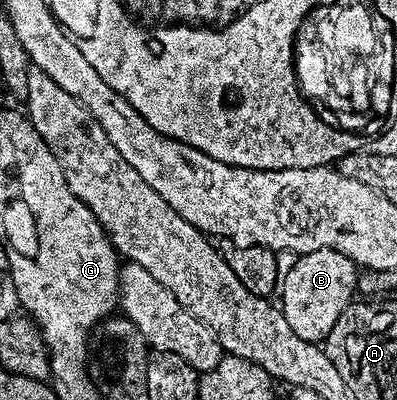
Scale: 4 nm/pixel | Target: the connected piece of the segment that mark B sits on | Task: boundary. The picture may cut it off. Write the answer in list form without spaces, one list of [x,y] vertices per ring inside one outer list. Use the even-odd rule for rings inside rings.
[[[336,251],[311,252],[299,256],[295,262],[288,276],[282,279],[282,290],[279,292],[282,314],[300,339],[319,344],[330,329],[334,329],[334,321],[338,321],[340,314],[353,302],[358,267],[350,257]]]

